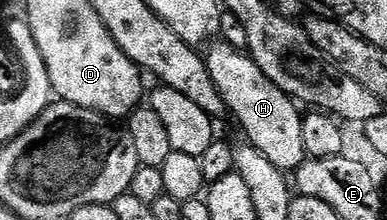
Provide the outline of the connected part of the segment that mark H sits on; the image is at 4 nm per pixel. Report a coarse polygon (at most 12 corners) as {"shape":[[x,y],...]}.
{"shape":[[249,52],[205,59],[229,116],[277,169],[307,160],[303,116]]}

